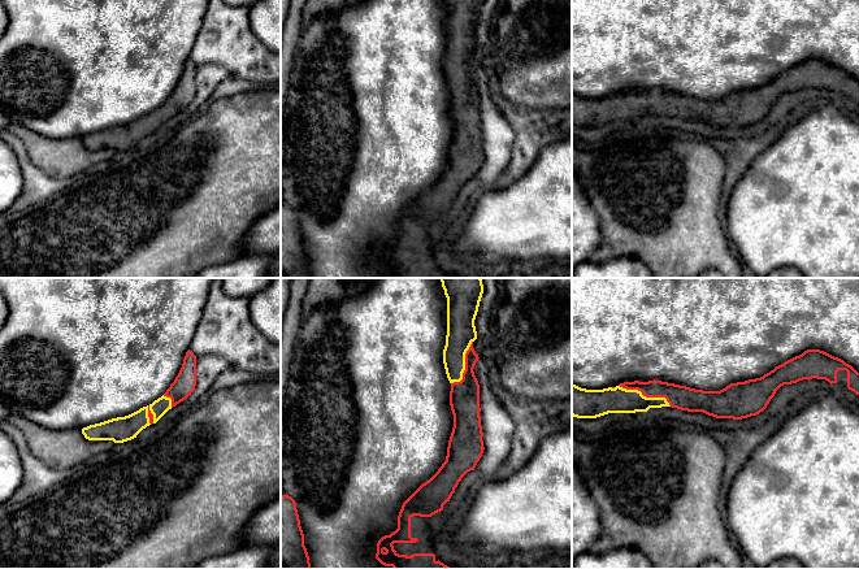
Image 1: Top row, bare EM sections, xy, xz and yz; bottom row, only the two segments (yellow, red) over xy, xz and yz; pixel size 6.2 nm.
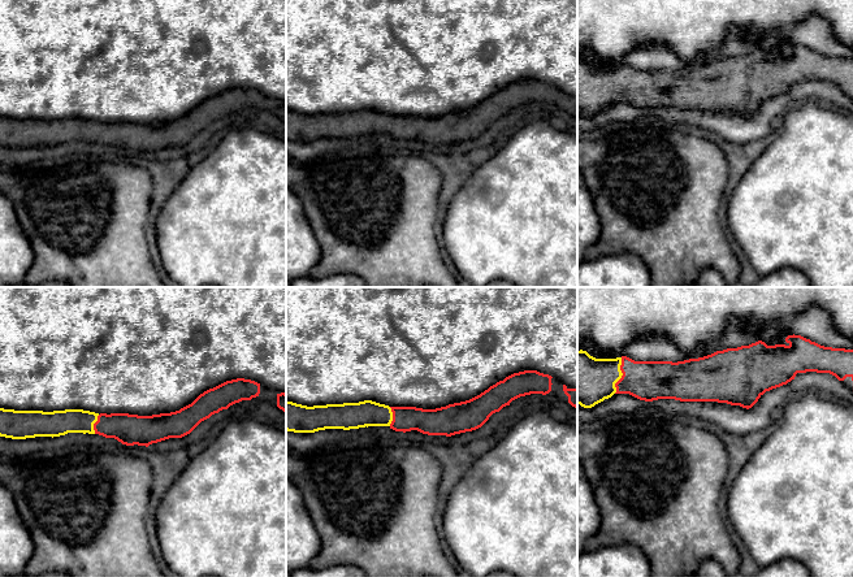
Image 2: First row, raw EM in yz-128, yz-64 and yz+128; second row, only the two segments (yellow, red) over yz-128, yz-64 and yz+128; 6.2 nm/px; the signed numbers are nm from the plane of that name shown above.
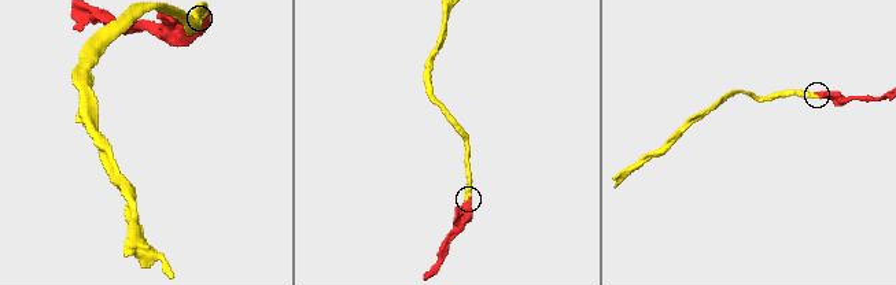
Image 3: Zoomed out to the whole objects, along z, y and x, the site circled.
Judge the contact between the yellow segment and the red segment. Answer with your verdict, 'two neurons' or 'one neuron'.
one neuron

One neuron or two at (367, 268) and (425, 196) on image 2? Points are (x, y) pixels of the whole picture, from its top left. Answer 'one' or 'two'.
one

